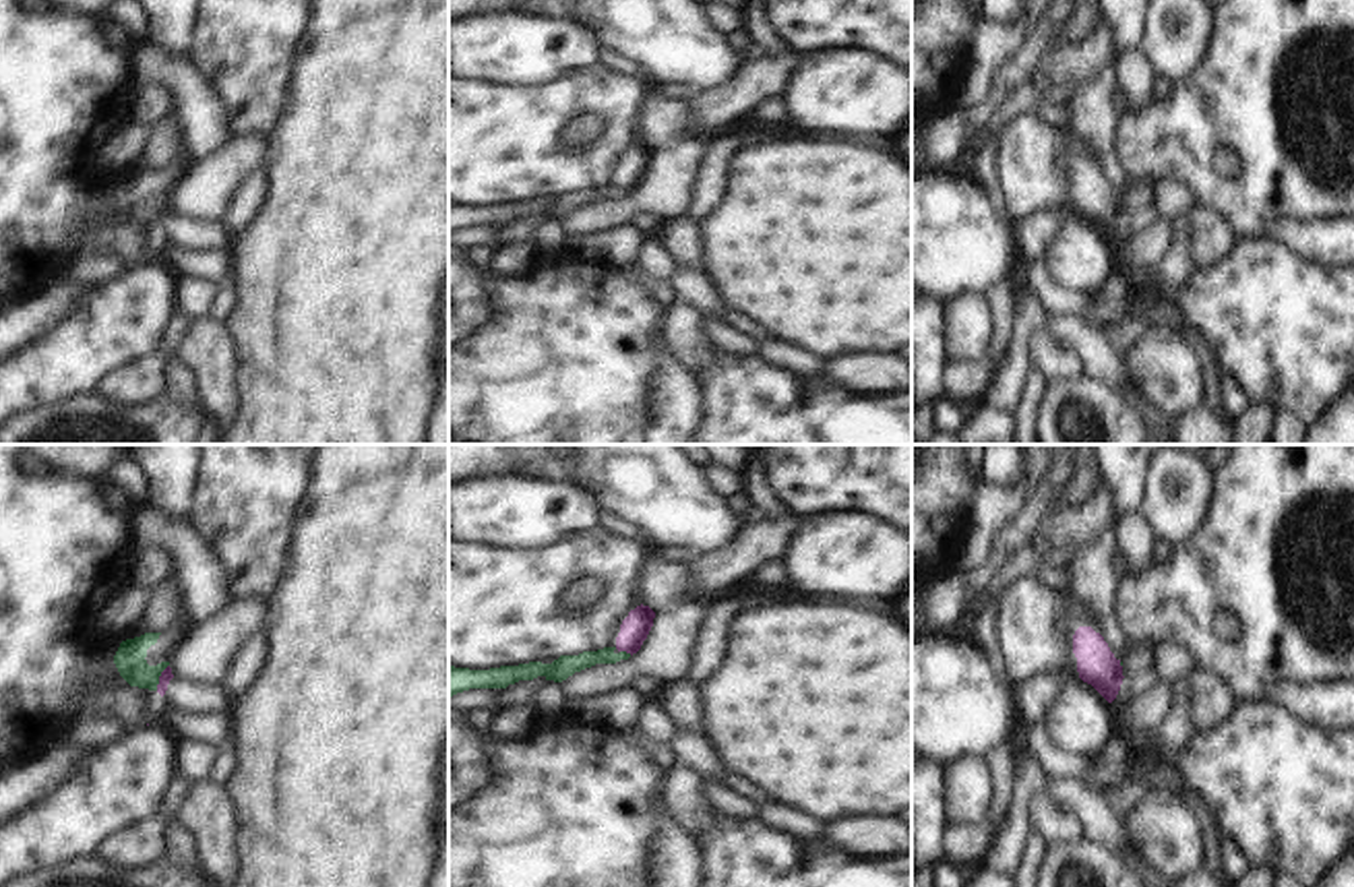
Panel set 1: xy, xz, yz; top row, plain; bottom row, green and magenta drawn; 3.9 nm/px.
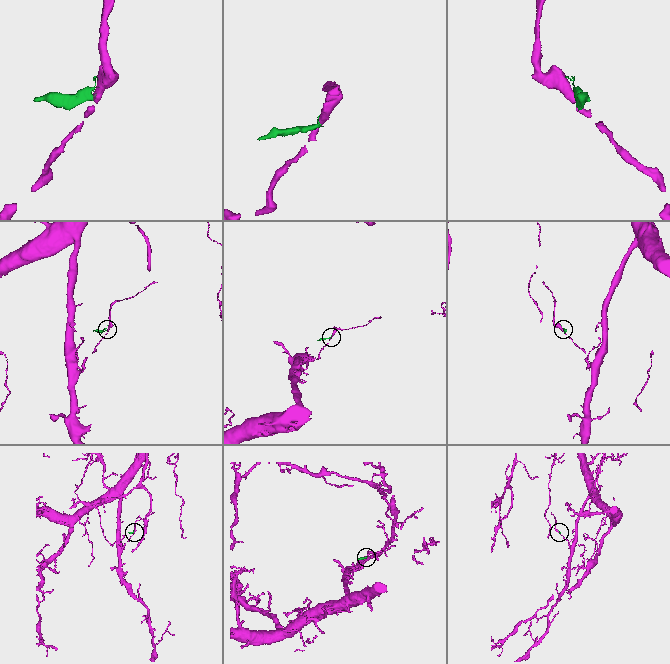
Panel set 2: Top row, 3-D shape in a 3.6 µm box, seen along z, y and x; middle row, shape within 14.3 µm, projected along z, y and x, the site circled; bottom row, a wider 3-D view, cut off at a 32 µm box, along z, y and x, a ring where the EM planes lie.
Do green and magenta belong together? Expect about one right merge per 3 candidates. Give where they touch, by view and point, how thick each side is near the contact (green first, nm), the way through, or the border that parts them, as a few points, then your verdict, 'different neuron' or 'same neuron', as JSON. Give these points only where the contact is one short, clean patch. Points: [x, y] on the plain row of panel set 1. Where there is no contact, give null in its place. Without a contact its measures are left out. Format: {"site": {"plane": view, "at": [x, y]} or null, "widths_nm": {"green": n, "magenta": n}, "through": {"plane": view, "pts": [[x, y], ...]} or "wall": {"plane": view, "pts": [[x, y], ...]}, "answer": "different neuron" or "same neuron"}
{"site": {"plane": "xy", "at": [160, 211]}, "widths_nm": {"green": 120, "magenta": 50}, "wall": {"plane": "xy", "pts": [[168, 201], [156, 226]]}, "answer": "different neuron"}

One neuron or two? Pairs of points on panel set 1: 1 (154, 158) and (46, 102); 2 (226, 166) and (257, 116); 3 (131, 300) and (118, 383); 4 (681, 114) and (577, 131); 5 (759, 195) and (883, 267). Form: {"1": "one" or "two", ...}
{"1": "two", "2": "two", "3": "two", "4": "two", "5": "one"}

